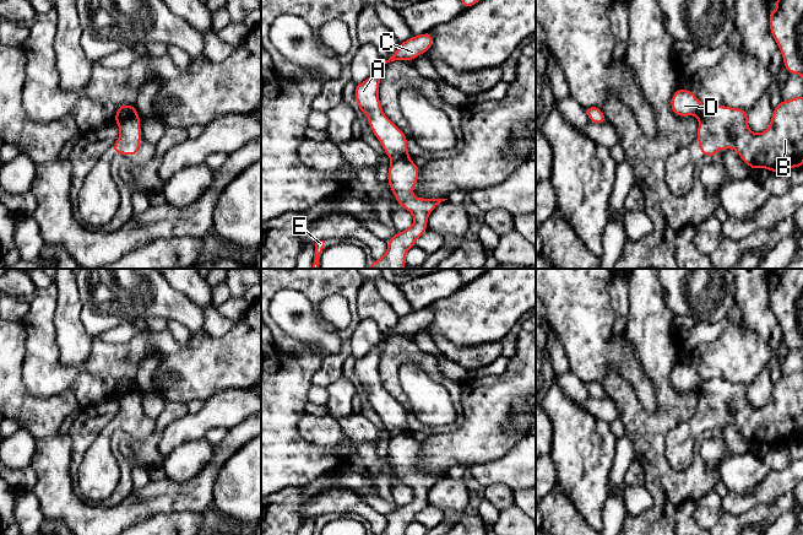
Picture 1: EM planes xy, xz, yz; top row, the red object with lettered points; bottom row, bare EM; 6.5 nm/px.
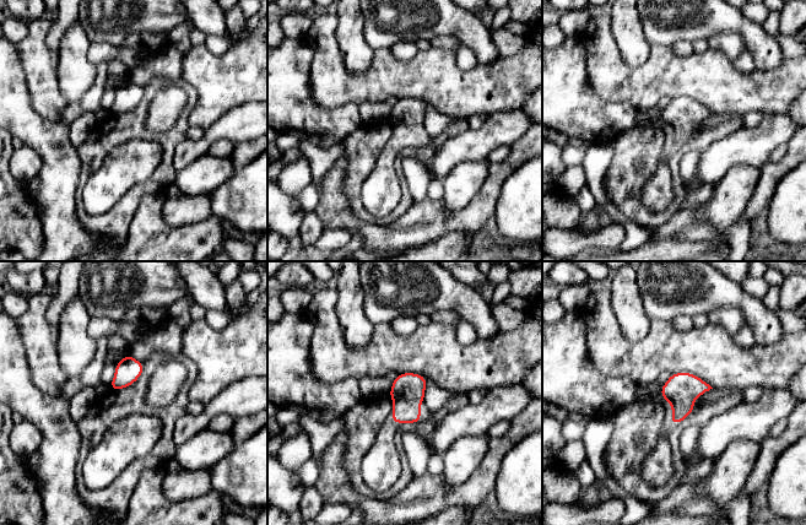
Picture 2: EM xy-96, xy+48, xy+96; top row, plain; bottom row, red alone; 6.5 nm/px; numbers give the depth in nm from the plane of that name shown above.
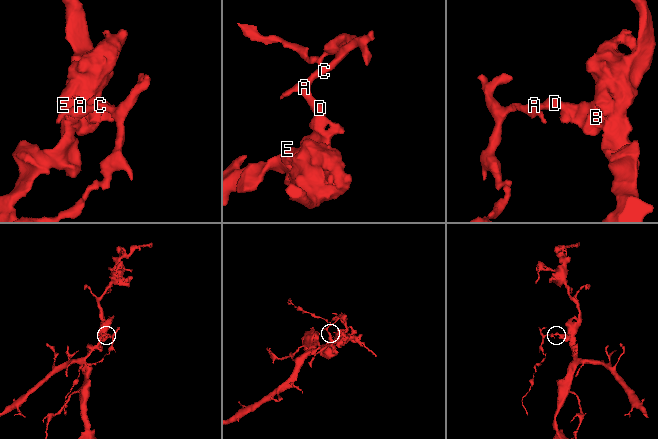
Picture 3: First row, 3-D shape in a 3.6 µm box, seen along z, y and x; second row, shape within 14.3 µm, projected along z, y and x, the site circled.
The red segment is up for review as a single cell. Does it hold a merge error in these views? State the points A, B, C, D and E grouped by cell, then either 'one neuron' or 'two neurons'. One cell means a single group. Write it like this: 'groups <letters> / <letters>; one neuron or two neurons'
groups A C D / B E; two neurons

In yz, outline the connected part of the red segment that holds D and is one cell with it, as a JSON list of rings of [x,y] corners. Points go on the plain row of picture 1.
[[[682,362],[676,366],[669,378],[677,391],[699,390],[704,383],[693,366]]]

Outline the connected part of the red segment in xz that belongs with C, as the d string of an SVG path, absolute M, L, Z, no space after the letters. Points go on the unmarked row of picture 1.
M432 306L424 309L412 310L406 317L400 318L392 331L389 335L382 335L381 341L369 353L356 360L354 373L359 380L359 388L368 390L369 402L391 436L407 434L411 432L407 423L407 410L384 389L379 375L382 341L395 335L411 336L428 326L432 320Z

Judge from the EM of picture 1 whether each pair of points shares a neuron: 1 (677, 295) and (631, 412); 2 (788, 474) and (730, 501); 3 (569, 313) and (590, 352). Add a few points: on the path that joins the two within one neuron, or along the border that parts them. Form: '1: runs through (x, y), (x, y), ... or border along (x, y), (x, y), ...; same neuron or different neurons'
1: border along (660, 284), (663, 291), (663, 301), (676, 315); different neurons
2: runs through (774, 486), (755, 498), (744, 501); same neuron
3: runs through (579, 323), (586, 330), (590, 342); same neuron

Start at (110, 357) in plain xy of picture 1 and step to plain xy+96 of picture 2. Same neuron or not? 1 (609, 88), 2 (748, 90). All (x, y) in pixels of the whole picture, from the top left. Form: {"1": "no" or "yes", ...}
{"1": "yes", "2": "yes"}

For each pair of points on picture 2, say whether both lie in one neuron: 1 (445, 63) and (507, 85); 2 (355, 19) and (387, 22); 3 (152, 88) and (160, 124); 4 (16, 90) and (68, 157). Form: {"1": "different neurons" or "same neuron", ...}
{"1": "same neuron", "2": "different neurons", "3": "different neurons", "4": "same neuron"}

